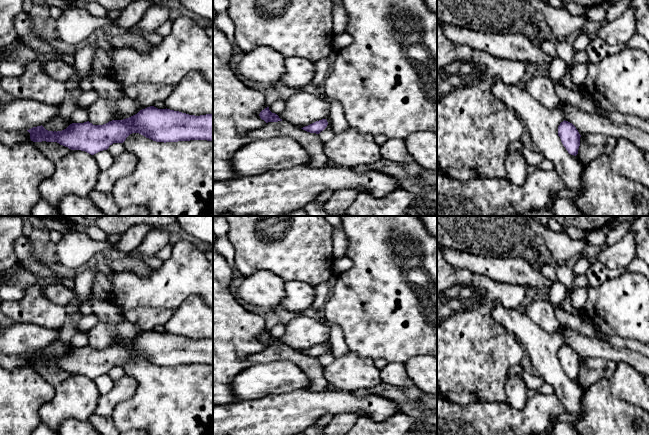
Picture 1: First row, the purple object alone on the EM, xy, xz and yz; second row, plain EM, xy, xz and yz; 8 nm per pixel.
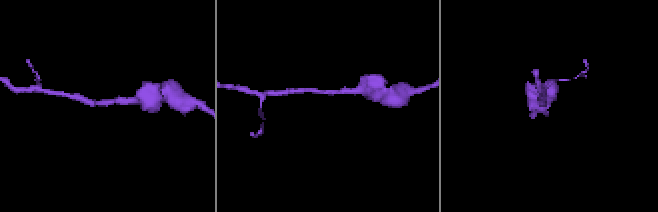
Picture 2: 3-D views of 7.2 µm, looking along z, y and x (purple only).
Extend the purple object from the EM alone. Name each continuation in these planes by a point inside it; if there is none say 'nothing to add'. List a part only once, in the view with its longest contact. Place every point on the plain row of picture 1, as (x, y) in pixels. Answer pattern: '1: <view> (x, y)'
nothing to add

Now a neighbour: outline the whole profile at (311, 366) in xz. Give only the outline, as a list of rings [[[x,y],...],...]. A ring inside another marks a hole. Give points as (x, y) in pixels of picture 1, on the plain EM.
[[[286,345],[268,346],[261,353],[250,355],[247,359],[252,364],[289,360],[295,363],[309,378],[309,385],[306,389],[322,391],[329,387],[328,381],[324,377],[323,366],[318,358],[307,356]]]

